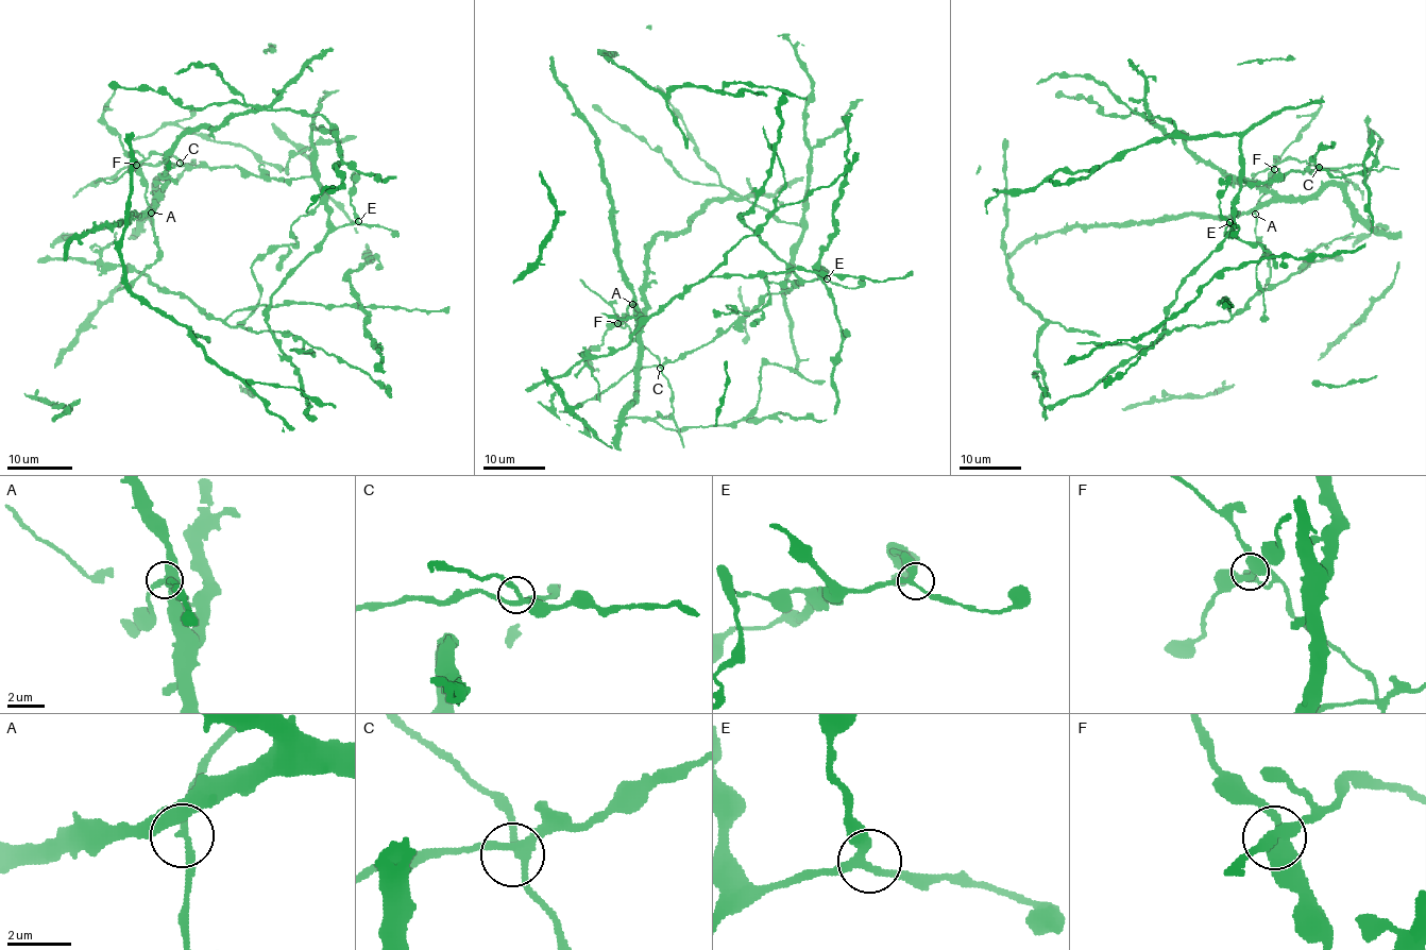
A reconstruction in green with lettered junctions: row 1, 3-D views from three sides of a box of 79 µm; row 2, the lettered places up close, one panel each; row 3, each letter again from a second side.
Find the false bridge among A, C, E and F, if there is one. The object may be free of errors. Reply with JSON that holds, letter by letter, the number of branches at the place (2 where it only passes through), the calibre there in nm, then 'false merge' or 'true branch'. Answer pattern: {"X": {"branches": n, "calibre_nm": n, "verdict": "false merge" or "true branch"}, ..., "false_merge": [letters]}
{"A": {"branches": 4, "calibre_nm": 240, "verdict": "true branch"}, "C": {"branches": 4, "calibre_nm": 240, "verdict": "true branch"}, "E": {"branches": 3, "calibre_nm": 240, "verdict": "true branch"}, "F": {"branches": 4, "calibre_nm": 360, "verdict": "true branch"}, "false_merge": []}

